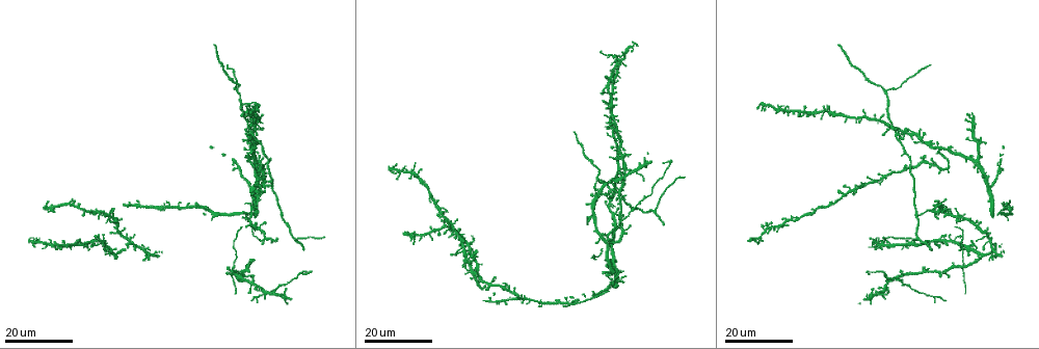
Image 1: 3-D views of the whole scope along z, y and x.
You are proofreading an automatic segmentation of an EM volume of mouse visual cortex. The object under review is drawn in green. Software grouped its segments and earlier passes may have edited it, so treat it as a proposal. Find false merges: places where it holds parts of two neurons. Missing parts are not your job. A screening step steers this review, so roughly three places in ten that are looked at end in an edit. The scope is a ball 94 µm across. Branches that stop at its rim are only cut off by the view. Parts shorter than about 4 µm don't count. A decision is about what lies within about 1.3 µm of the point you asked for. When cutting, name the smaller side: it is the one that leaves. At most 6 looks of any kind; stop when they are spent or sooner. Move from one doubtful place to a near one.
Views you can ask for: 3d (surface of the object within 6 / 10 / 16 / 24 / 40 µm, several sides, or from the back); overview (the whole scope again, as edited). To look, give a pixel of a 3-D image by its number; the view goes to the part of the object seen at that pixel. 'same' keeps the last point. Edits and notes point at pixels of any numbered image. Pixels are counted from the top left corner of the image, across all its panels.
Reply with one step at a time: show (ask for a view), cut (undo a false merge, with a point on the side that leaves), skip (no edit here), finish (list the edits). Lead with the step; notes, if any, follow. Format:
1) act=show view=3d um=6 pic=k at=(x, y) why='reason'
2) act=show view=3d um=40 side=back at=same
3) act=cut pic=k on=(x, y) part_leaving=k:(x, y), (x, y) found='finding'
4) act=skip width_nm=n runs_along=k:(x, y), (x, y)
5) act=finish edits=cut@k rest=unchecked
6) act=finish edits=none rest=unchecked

act=show view=3d um=24 pic=1 at=(635, 171) why='three-way junction'

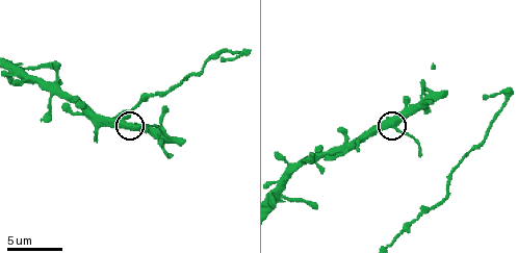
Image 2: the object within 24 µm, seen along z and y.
act=show view=3d um=6 pic=2 at=(397, 127)

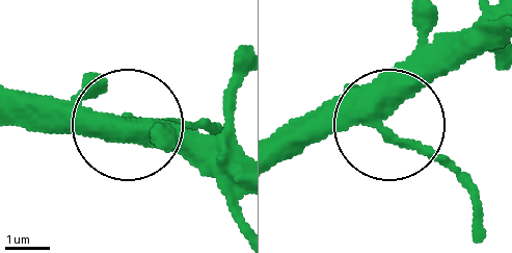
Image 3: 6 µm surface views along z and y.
act=skip found='continuous, no second neuron'

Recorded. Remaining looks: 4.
act=show view=3d um=24 pic=1 at=(918, 239) why='three arms meet'

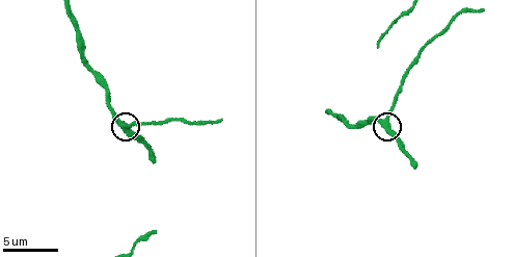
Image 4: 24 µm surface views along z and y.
act=show view=3d um=10 pic=4 at=(389, 121)

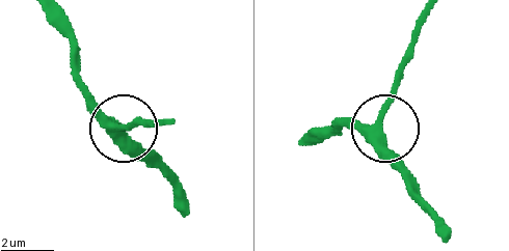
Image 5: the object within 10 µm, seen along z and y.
act=skip width_nm=320 found='continuous, no second neuron'

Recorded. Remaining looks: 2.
act=show view=3d um=16 pic=1 at=(900, 131) why='four or more arms meet'

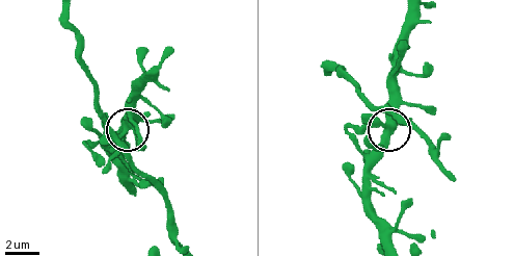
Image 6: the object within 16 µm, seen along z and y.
act=show view=3d um=6 pic=6 at=(387, 127) why='zoom in'

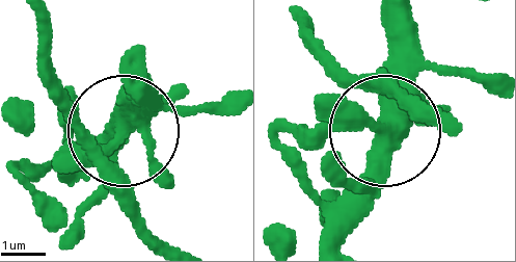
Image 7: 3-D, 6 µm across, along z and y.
act=skip runs_along=7:(74, 178), (118, 133), (130, 59) found='all the same neuron'

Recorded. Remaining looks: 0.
act=finish edits=none rest=unchecked

